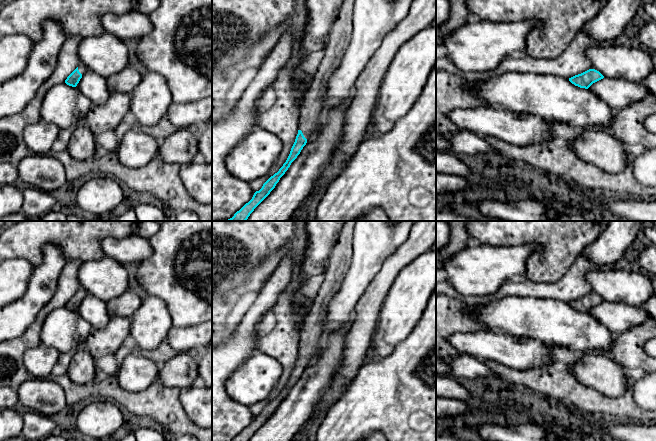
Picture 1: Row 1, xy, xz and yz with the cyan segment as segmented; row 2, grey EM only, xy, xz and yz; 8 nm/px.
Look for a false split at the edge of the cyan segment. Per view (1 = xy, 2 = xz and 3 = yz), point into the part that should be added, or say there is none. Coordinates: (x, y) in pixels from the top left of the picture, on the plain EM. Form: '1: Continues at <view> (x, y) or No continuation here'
1: Continues at xy (82, 292)
2: Continues at xz (339, 261)
3: No continuation here

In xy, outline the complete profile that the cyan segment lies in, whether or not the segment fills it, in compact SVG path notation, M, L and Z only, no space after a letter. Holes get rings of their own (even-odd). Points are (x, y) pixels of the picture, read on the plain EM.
M80 287L79 290L67 301L65 307L69 310L76 311L82 300L90 295L89 292Z

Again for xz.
M345 221L341 232L334 244L327 267L324 281L309 312L306 314L300 335L298 358L291 372L290 378L277 397L271 400L252 423L246 427L233 441L249 441L254 433L270 418L280 402L300 378L307 364L318 351L319 340L326 324L329 302L339 291L351 264L353 253L353 231L356 221Z

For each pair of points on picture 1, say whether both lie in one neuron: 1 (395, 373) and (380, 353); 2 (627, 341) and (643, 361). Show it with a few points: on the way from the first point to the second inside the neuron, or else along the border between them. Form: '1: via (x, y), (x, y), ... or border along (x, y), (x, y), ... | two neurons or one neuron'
1: border along (401, 342), (388, 355), (370, 361) | two neurons
2: via (628, 346), (638, 356) | one neuron

